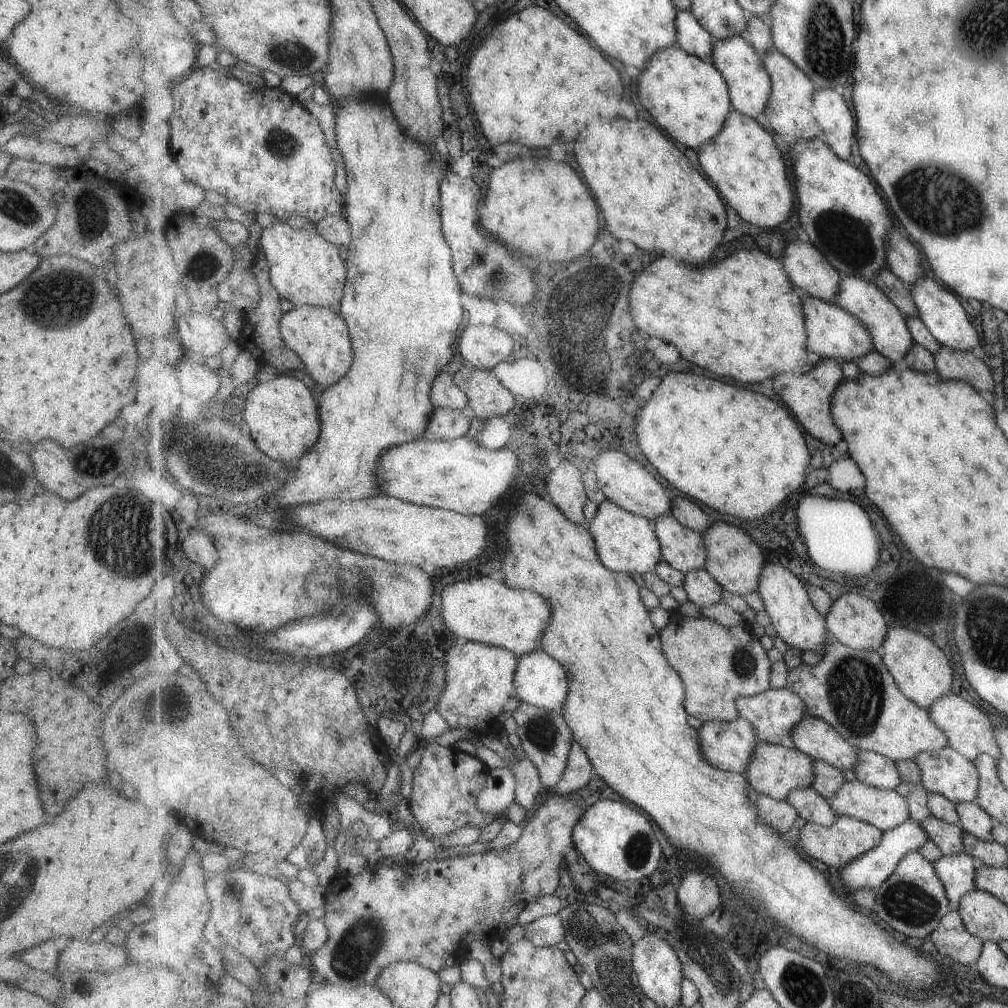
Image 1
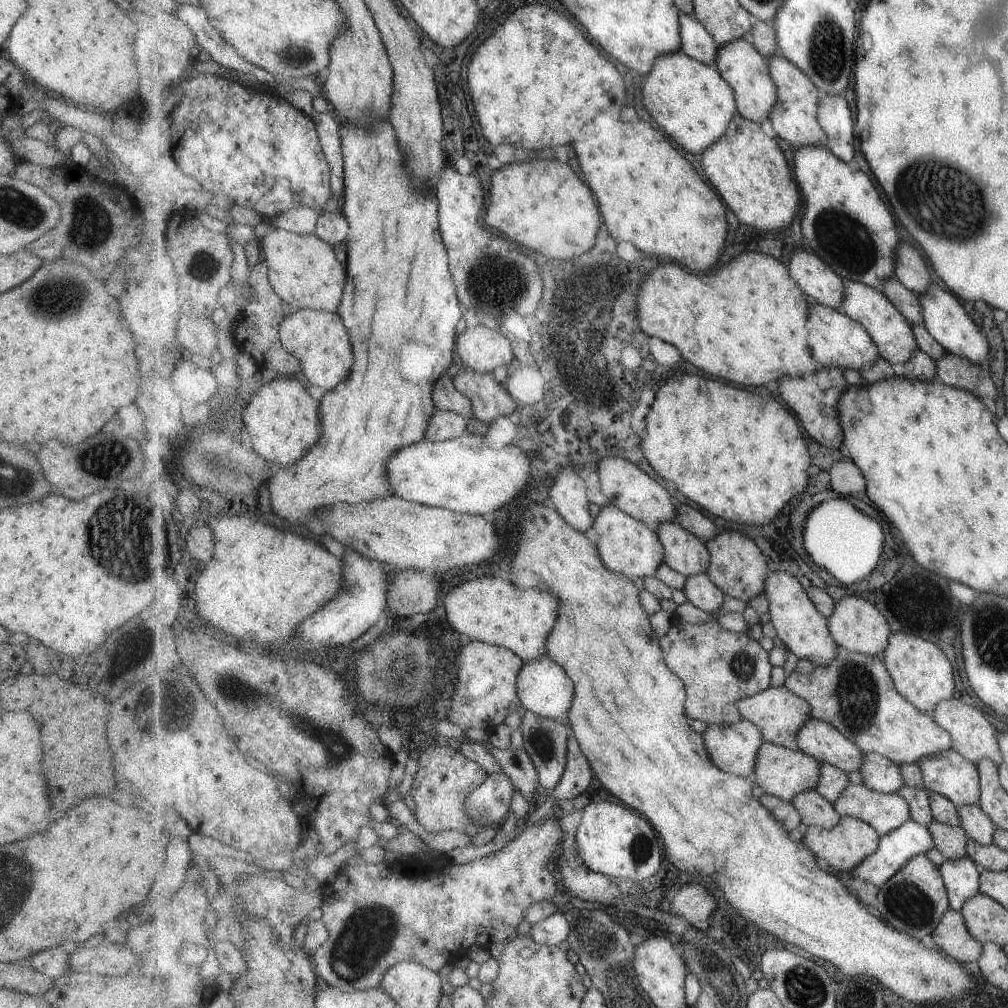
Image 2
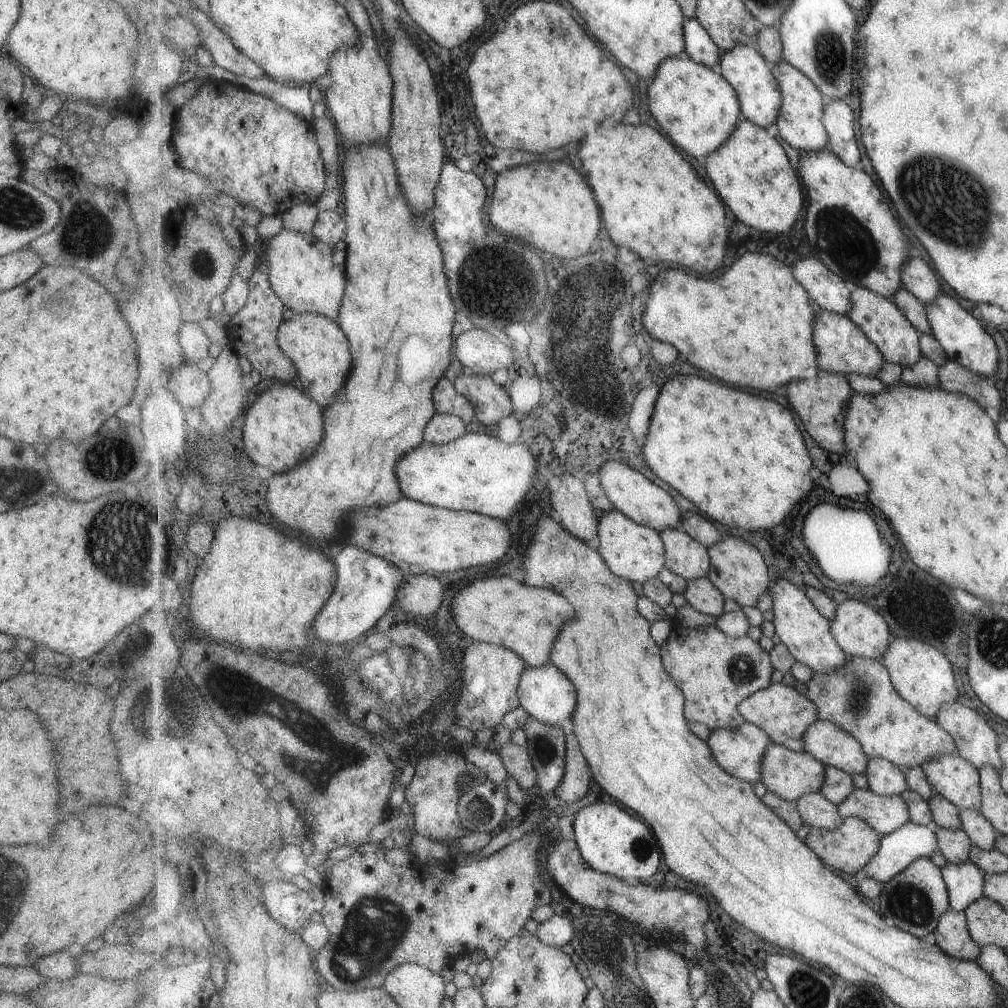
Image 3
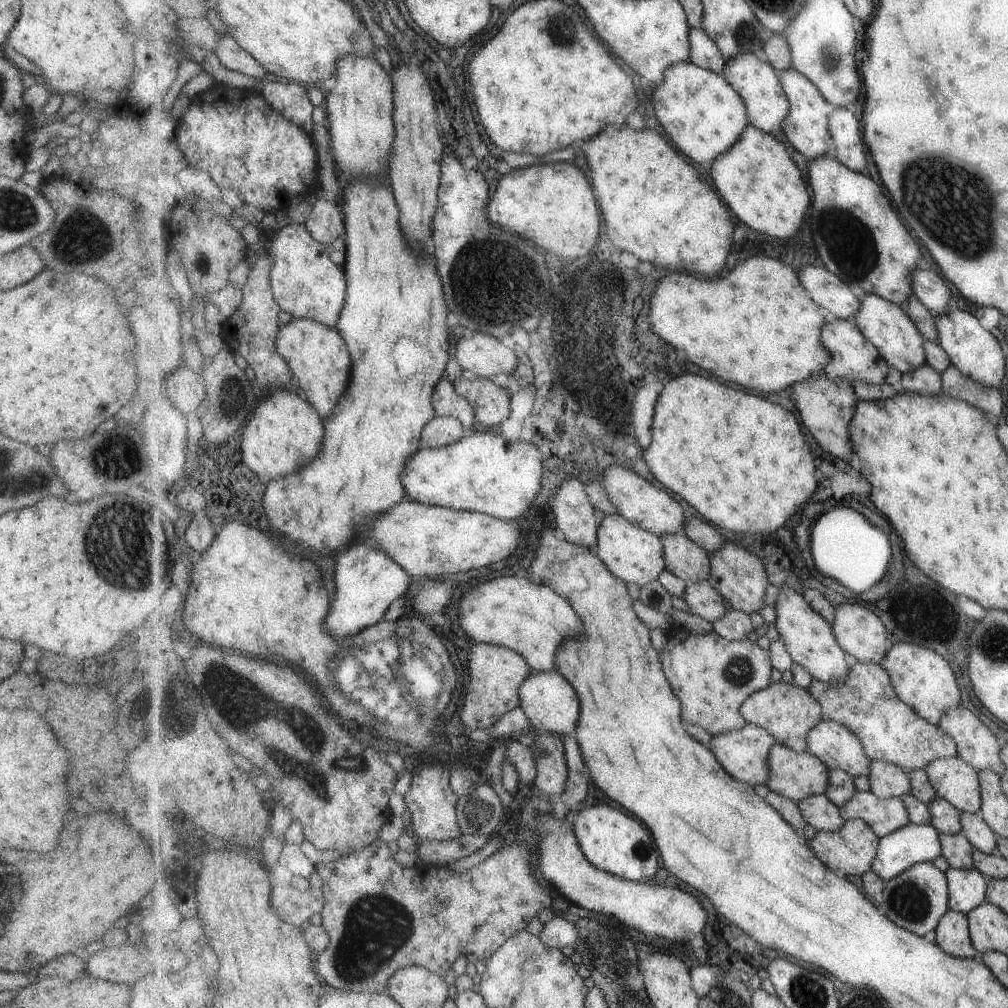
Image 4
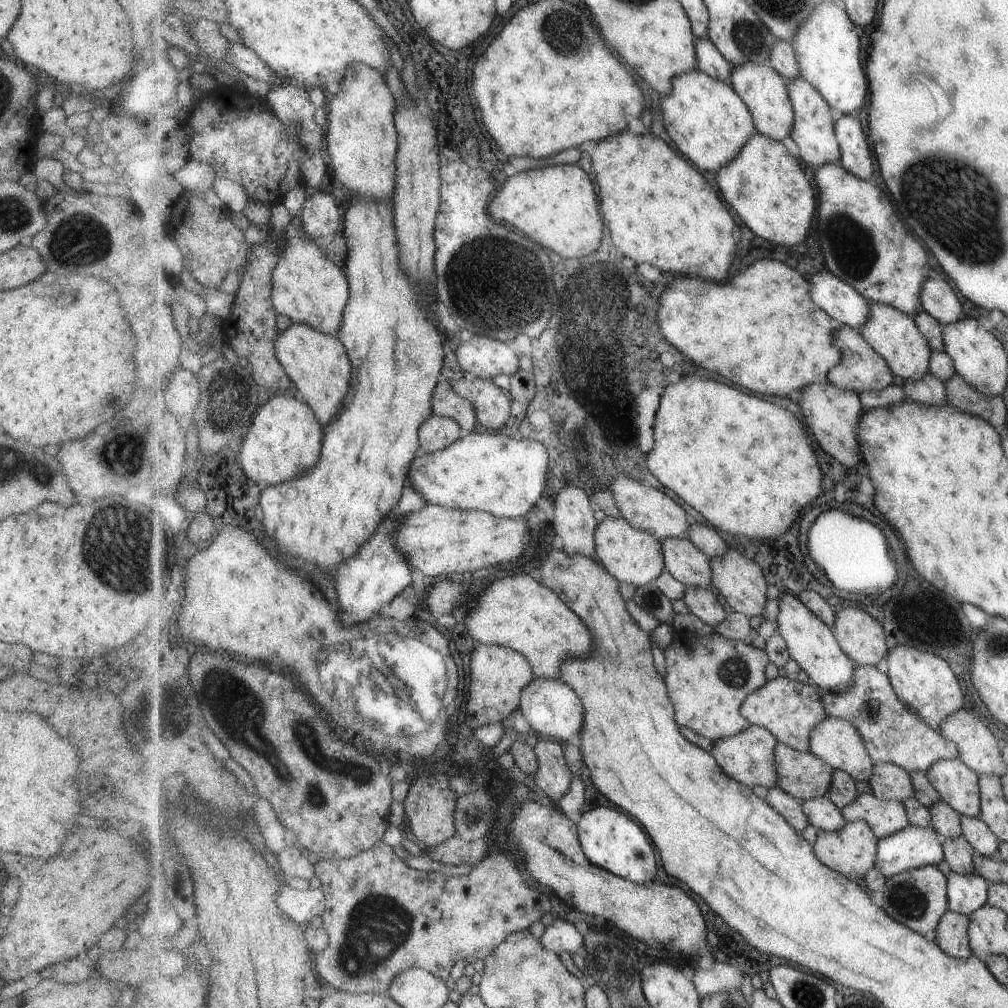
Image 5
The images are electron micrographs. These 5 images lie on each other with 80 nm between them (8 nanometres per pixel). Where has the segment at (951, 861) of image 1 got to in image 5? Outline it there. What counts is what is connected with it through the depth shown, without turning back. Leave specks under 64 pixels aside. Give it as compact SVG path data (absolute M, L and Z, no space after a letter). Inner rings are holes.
M953 870L948 874L948 897L949 908L951 911L969 916L976 911L982 904L986 903L988 881L976 872L961 874Z

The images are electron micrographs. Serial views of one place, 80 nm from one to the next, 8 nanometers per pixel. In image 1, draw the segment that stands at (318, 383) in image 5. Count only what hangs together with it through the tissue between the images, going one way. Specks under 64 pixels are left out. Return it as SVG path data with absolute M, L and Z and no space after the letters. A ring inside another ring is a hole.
M317 305L295 306L280 322L285 342L305 361L306 370L316 384L331 386L339 382L353 362L353 346L347 322L335 309Z

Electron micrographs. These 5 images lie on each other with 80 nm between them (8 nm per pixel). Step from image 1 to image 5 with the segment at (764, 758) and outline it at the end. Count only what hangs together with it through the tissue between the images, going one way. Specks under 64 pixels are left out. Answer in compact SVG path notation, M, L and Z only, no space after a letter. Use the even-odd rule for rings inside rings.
M785 743L777 745L776 767L777 787L802 802L828 795L836 771L811 751L801 752Z

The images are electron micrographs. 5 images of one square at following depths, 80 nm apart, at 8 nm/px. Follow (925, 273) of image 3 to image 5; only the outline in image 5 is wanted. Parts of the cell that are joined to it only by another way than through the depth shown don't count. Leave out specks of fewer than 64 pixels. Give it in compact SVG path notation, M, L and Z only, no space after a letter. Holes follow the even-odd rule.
M934 274L922 286L923 308L944 326L957 322L965 316L953 290L955 288L945 278Z

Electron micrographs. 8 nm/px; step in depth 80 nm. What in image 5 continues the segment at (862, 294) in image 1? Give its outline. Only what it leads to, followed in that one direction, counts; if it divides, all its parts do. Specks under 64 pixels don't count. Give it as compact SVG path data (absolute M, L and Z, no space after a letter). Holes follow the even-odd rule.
M885 303L870 304L870 315L862 328L863 336L889 363L897 376L904 380L921 380L929 372L929 360L933 354L929 341L921 332L916 320L901 309Z

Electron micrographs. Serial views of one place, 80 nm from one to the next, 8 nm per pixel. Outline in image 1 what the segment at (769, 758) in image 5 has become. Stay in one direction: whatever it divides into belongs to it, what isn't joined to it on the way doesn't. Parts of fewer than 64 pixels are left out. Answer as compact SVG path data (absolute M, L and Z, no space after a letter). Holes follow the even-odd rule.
M741 716L732 721L705 721L698 732L709 764L734 773L744 772L759 741L754 724Z

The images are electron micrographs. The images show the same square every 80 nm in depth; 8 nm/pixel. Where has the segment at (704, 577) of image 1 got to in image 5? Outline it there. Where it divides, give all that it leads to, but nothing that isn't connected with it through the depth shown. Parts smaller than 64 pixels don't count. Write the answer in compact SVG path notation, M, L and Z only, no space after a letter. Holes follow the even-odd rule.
M698 586L686 587L686 595L683 599L691 613L714 629L725 620L727 615L725 608L721 606L713 590Z

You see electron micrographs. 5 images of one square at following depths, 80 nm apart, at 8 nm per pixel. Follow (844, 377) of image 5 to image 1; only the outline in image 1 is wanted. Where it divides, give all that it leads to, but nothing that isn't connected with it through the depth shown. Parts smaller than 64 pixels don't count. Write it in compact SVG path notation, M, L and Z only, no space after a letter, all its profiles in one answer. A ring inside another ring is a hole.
M808 295L805 298L805 316L809 328L809 350L819 355L820 359L834 358L840 362L856 362L867 352L876 350L874 337L866 324L836 302Z

